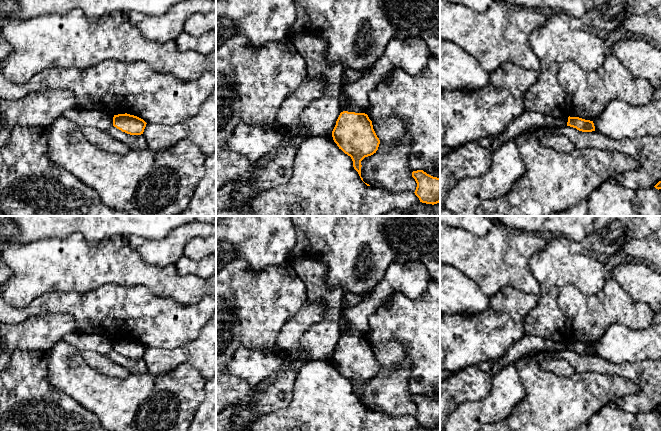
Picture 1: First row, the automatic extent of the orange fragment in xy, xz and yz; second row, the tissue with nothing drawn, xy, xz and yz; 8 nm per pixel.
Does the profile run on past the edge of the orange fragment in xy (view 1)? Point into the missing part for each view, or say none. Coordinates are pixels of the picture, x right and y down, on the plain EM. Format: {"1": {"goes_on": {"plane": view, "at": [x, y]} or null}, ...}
{"1": {"goes_on": null}}

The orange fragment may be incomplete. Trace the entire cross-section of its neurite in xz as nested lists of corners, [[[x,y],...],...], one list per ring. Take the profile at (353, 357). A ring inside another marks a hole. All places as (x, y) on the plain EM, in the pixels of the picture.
[[[341,336],[332,355],[332,361],[339,373],[351,381],[353,391],[363,405],[361,385],[376,377],[380,368],[368,339]]]

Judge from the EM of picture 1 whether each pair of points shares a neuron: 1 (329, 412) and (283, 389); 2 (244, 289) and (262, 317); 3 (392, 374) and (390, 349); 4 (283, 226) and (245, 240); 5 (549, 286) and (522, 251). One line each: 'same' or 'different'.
1: different
2: same
3: same
4: same
5: different

